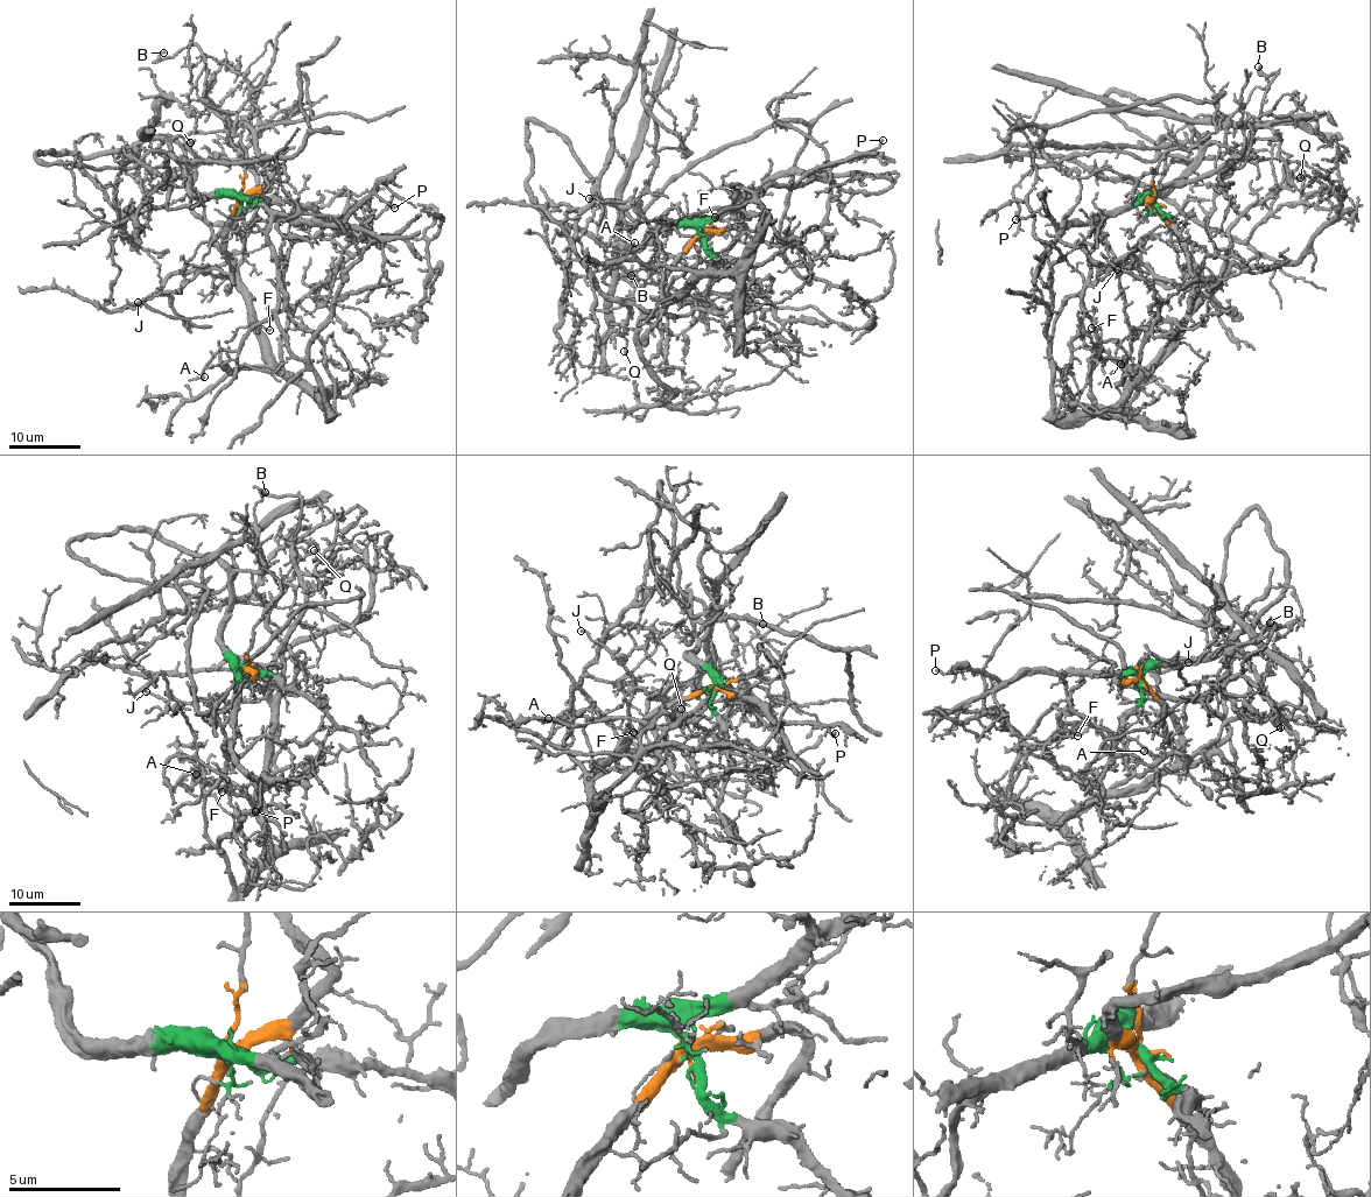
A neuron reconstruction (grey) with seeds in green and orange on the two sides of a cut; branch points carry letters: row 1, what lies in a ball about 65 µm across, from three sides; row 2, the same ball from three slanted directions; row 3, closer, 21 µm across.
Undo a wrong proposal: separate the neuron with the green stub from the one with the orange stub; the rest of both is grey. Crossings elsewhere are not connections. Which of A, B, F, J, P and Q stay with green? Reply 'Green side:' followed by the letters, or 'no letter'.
Green side: A, F, P

